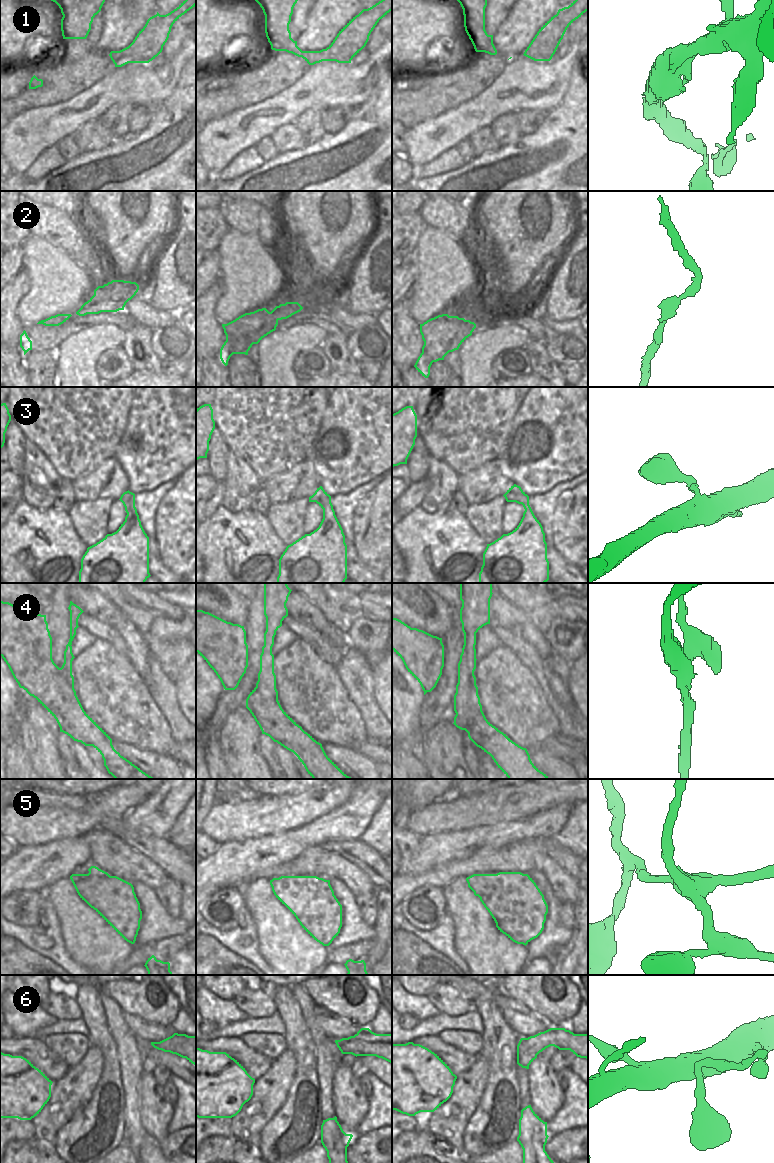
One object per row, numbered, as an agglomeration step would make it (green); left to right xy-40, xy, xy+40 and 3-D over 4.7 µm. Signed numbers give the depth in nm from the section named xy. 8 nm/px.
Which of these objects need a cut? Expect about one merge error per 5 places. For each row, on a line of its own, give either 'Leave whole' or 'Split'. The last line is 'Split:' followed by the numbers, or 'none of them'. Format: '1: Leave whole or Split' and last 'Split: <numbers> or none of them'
1: Leave whole
2: Leave whole
3: Leave whole
4: Split
5: Split
6: Leave whole
Split: 4, 5.

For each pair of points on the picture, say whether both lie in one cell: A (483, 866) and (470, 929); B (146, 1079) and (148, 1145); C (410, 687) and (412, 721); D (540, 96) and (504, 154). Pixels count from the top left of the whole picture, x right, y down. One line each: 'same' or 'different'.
A: different
B: different
C: same
D: different

